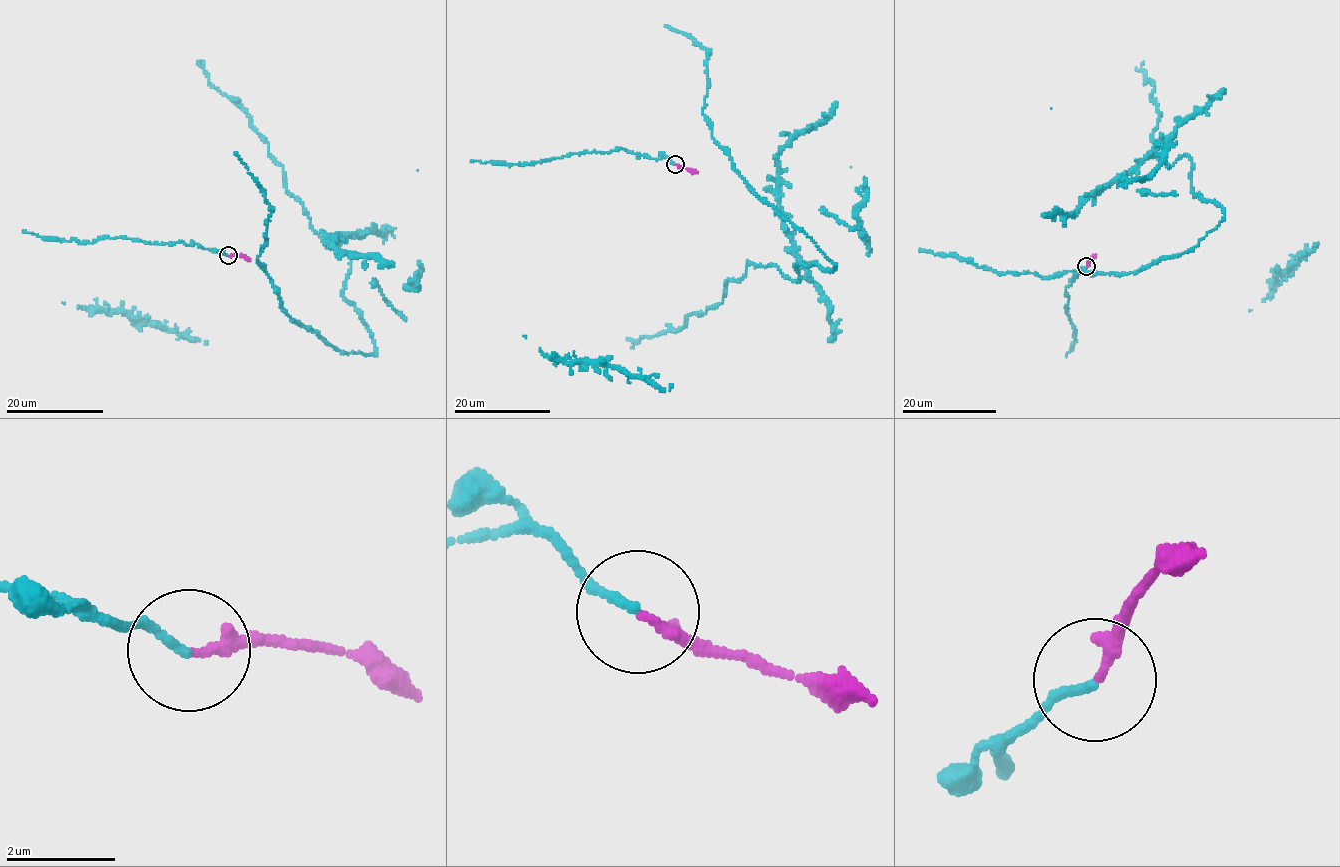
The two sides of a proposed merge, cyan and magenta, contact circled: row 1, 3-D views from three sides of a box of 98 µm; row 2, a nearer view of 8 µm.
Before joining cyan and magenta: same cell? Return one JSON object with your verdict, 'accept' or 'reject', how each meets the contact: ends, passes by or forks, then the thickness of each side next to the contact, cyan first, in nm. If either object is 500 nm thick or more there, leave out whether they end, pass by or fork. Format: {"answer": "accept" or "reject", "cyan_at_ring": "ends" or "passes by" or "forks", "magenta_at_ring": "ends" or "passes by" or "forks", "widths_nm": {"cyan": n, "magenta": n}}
{"answer": "accept", "cyan_at_ring": "ends", "magenta_at_ring": "ends", "widths_nm": {"cyan": 150, "magenta": 180}}

